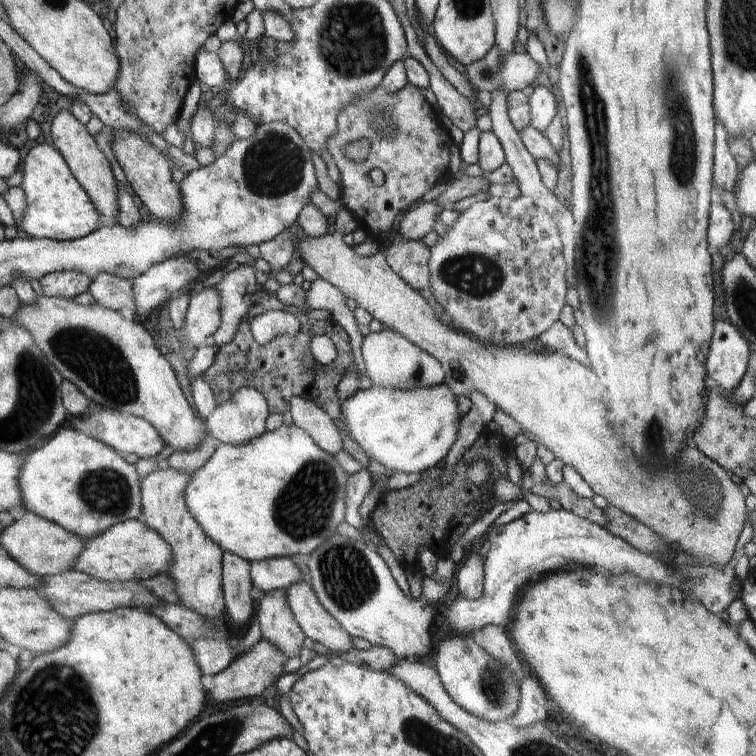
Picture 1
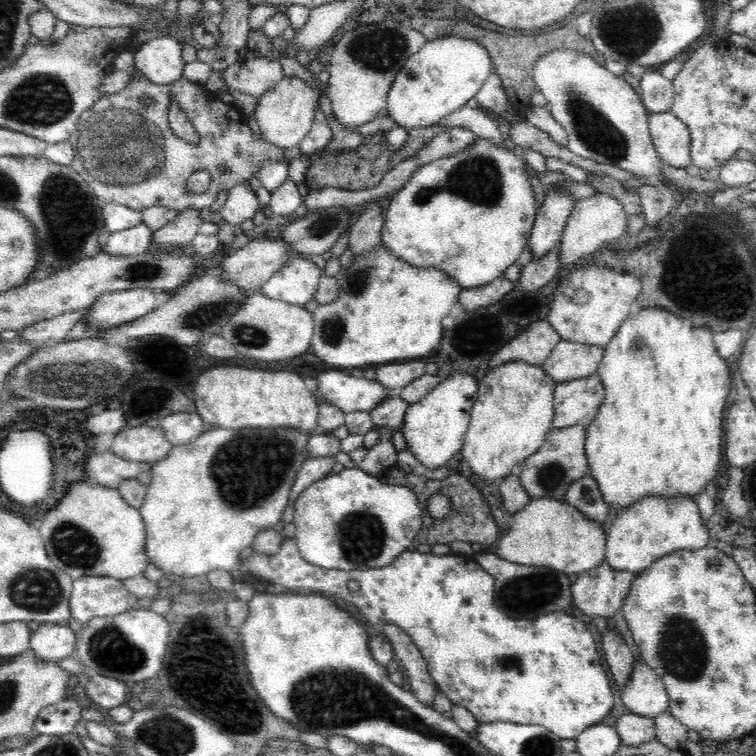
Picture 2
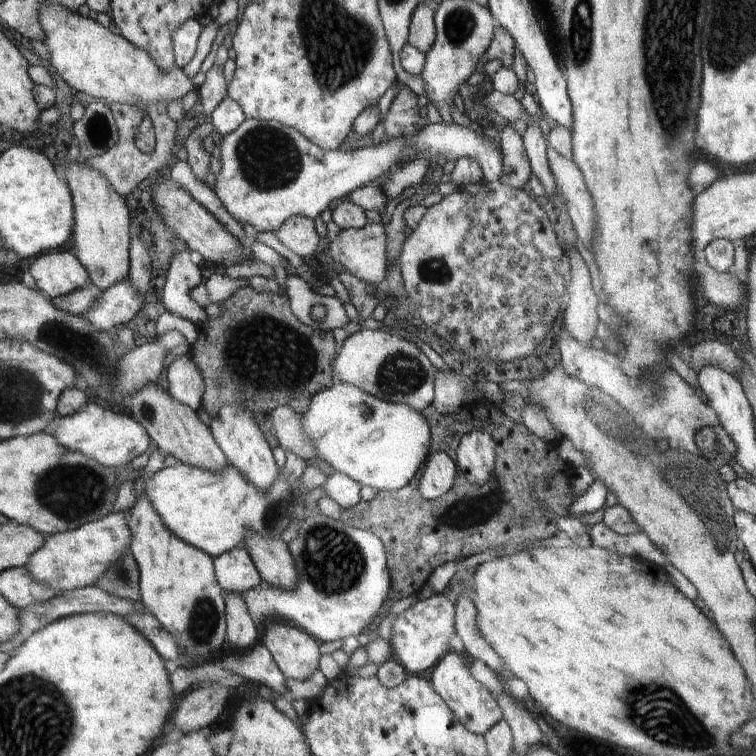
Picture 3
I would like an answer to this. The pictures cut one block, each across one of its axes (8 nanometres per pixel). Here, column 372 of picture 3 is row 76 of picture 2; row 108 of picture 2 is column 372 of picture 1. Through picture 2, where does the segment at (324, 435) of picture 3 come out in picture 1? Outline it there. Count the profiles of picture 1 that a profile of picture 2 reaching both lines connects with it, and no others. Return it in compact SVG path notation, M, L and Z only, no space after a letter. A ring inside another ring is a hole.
M446 383L433 387L415 389L395 389L394 387L376 387L358 390L354 396L341 404L341 418L350 430L352 438L367 454L369 460L376 459L395 472L423 472L435 467L450 452L456 442L462 415L458 412L456 395Z

